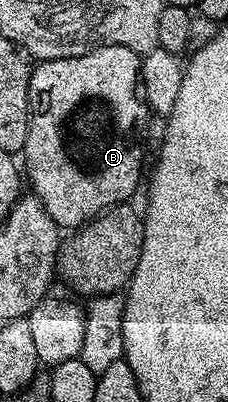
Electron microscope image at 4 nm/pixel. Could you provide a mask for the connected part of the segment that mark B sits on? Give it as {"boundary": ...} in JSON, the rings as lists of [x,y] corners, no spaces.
{"boundary":[[[97,46],[94,50],[86,50],[81,56],[72,58],[62,58],[61,60],[40,61],[31,71],[29,80],[29,108],[31,109],[31,119],[29,124],[29,136],[27,143],[23,145],[21,158],[27,161],[25,166],[25,178],[31,181],[34,197],[49,212],[49,216],[54,220],[55,225],[60,228],[78,228],[87,225],[93,218],[99,217],[105,210],[110,210],[112,206],[117,206],[128,201],[127,198],[139,186],[139,173],[143,170],[143,150],[139,147],[139,122],[143,122],[149,115],[149,107],[141,97],[141,83],[139,80],[140,55],[135,54],[129,48],[120,46]]]}

